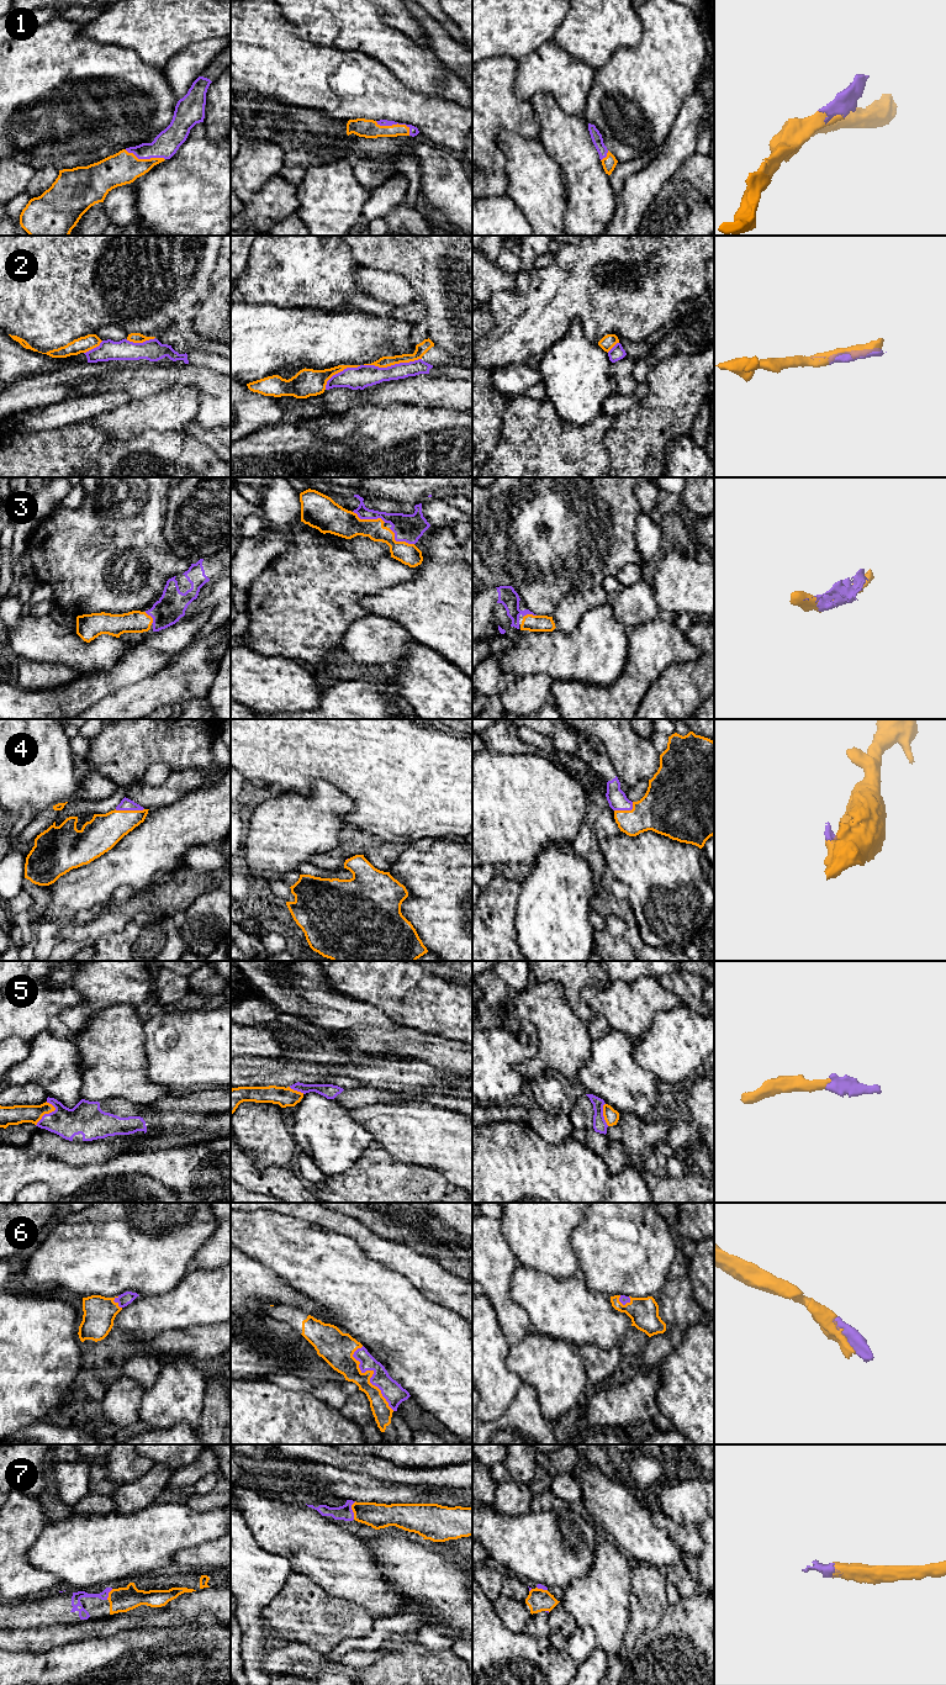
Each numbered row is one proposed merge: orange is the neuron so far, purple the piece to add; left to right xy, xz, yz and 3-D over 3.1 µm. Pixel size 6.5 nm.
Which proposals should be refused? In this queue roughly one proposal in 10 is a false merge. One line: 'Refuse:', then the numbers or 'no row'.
Refuse: 2

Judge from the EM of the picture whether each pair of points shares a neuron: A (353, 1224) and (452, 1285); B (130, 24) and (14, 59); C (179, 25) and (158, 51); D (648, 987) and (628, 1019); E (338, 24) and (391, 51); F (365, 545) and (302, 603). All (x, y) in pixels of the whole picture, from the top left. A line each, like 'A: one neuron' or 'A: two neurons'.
A: one neuron
B: two neurons
C: one neuron
D: one neuron
E: one neuron
F: two neurons

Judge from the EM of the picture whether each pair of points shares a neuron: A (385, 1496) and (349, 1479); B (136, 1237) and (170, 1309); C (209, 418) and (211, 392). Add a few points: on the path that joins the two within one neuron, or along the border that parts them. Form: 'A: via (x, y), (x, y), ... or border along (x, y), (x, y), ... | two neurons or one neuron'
A: via (376, 1491), (364, 1489), (358, 1483) | one neuron
B: border along (185, 1276), (168, 1292), (139, 1295) | two neurons
C: via (211, 412), (211, 399) | one neuron

